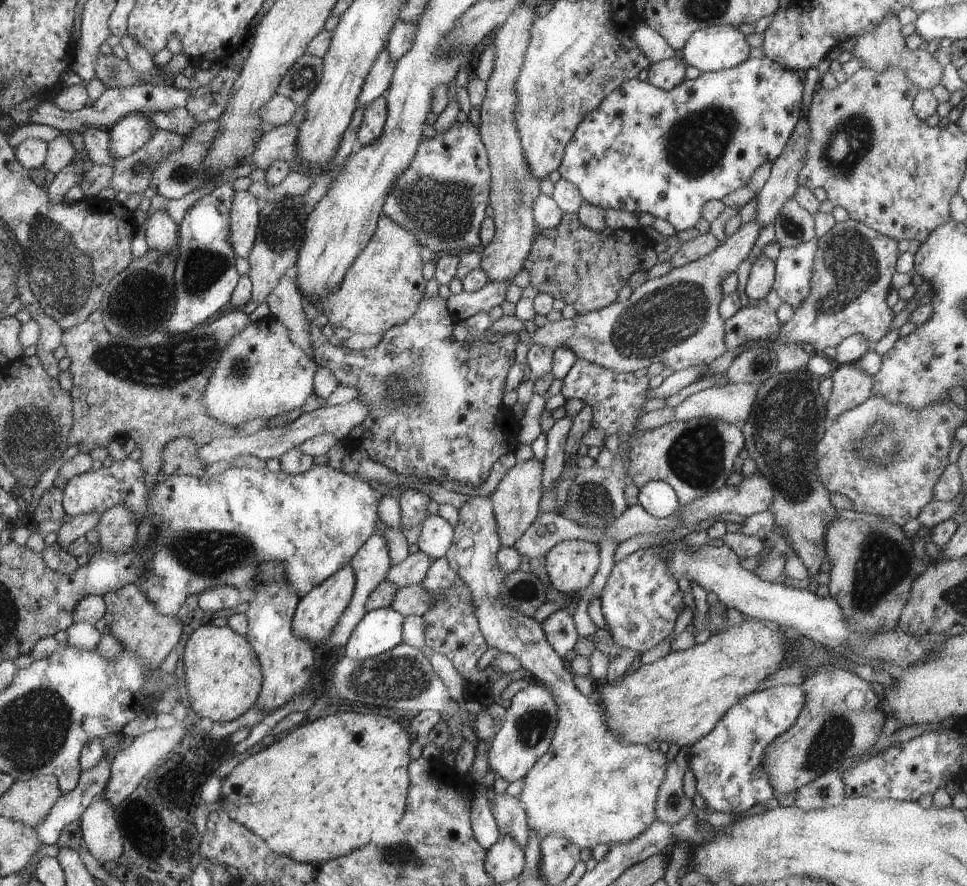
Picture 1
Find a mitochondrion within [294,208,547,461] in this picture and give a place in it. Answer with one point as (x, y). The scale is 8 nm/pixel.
(412, 383)

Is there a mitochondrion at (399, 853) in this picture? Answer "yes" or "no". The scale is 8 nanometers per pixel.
yes

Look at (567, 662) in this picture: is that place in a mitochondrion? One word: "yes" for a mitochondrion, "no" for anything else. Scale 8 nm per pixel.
no

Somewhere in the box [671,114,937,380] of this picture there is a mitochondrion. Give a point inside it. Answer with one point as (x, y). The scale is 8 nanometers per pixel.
(851, 254)

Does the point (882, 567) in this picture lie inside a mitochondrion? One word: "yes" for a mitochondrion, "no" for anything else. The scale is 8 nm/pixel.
yes

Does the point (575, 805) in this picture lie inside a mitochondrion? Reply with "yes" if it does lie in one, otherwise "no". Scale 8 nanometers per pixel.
no

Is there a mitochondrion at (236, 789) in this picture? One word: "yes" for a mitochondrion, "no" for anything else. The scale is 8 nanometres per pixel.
no

